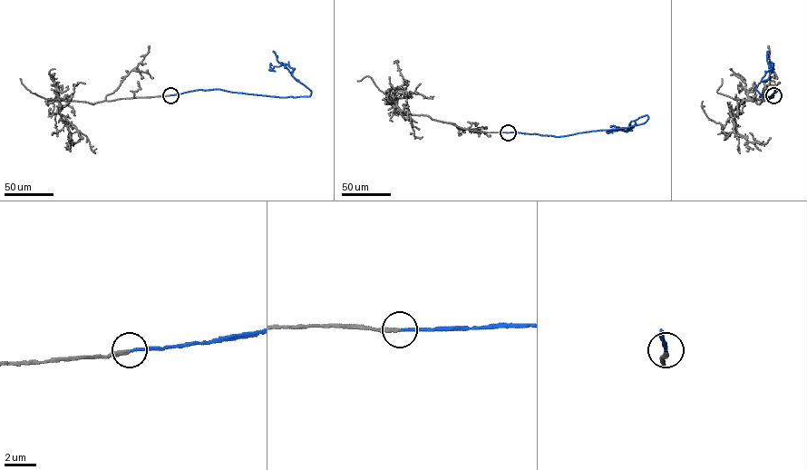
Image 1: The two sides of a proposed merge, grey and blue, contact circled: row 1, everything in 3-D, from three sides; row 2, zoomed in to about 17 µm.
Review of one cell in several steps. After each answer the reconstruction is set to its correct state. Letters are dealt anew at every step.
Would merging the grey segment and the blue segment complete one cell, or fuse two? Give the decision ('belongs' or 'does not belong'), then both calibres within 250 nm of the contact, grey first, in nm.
belongs; calibres 200 and 160 nm

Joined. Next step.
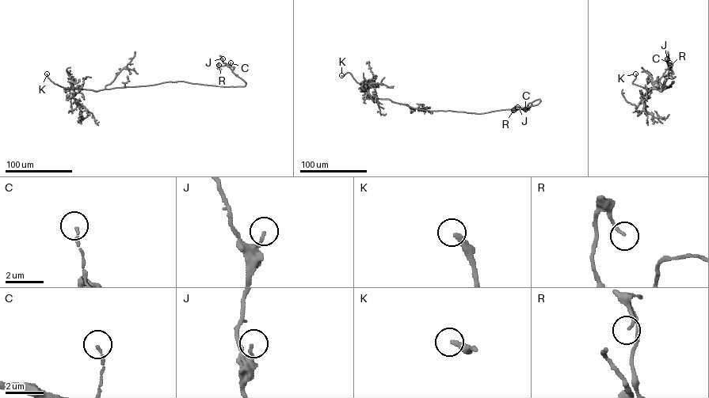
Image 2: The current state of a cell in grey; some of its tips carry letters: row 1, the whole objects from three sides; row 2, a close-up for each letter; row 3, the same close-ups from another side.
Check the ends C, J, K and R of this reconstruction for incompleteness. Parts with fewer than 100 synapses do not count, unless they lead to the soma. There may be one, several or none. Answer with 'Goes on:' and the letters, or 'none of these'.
Goes on: K

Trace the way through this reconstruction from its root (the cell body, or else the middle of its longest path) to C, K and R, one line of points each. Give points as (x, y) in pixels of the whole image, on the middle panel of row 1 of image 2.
C: (447, 111), (478, 114), (525, 108), (537, 104), (540, 100), (529, 103), (528, 108), (525, 109)
K: (447, 111), (419, 109), (388, 99), (375, 98), (349, 73), (341, 75)
R: (447, 111), (478, 114), (525, 108), (537, 104), (540, 100), (534, 100), (525, 109), (513, 110)

